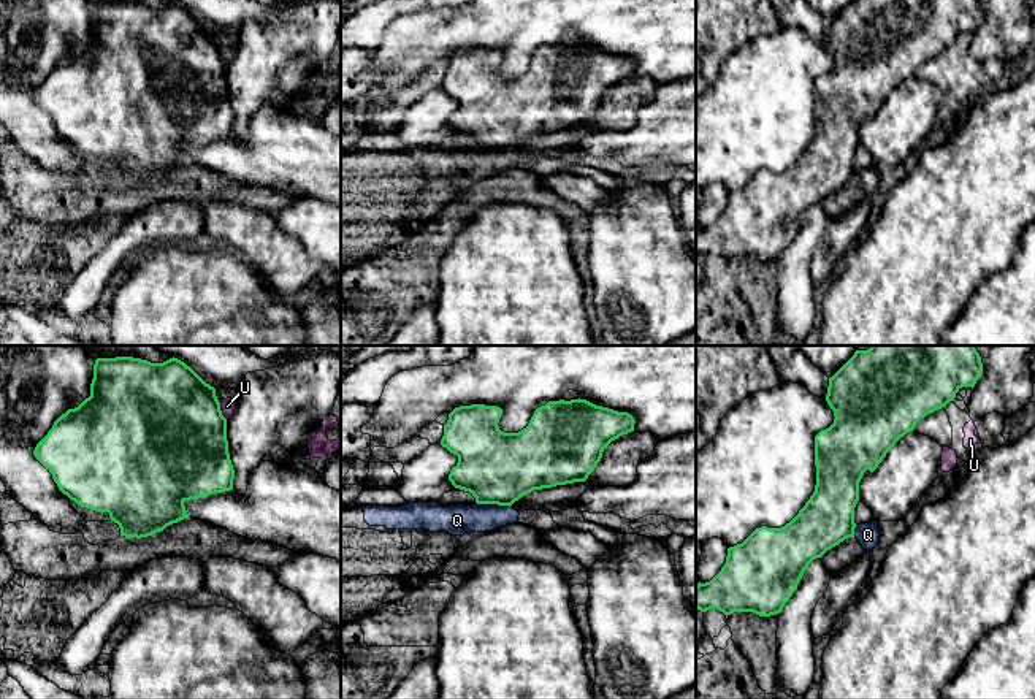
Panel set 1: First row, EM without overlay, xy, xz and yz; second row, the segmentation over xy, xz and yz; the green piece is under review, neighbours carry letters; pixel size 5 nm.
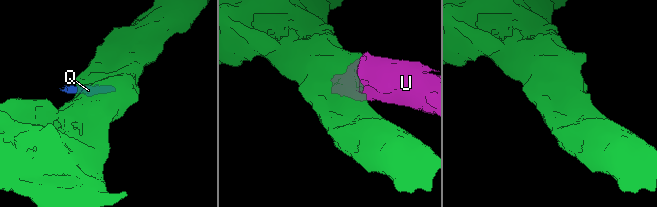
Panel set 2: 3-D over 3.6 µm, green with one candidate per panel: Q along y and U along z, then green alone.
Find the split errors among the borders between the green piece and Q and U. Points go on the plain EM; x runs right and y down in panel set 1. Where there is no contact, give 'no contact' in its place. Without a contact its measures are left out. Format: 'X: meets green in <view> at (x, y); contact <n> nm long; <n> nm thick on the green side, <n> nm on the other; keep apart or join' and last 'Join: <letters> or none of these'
Q: meets green in xz at (493, 148); contact 170 nm long; 360 nm thick on the green side, 160 nm on the other; keep apart
U: meets green in xy at (221, 56); contact 100 nm long; 500 nm thick on the green side, 80 nm on the other; keep apart
Join: none of these

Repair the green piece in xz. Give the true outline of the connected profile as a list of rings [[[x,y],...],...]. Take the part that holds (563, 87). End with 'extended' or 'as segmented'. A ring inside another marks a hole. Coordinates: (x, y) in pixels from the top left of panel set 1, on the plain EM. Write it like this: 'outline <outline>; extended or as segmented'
outline [[[586,44],[548,46],[534,55],[518,78],[504,78],[498,67],[498,51],[471,49],[455,52],[444,70],[441,90],[458,101],[449,125],[469,136],[477,149],[512,151],[533,135],[585,127],[602,103],[604,94],[623,79],[634,76],[634,62]]]; as segmented

